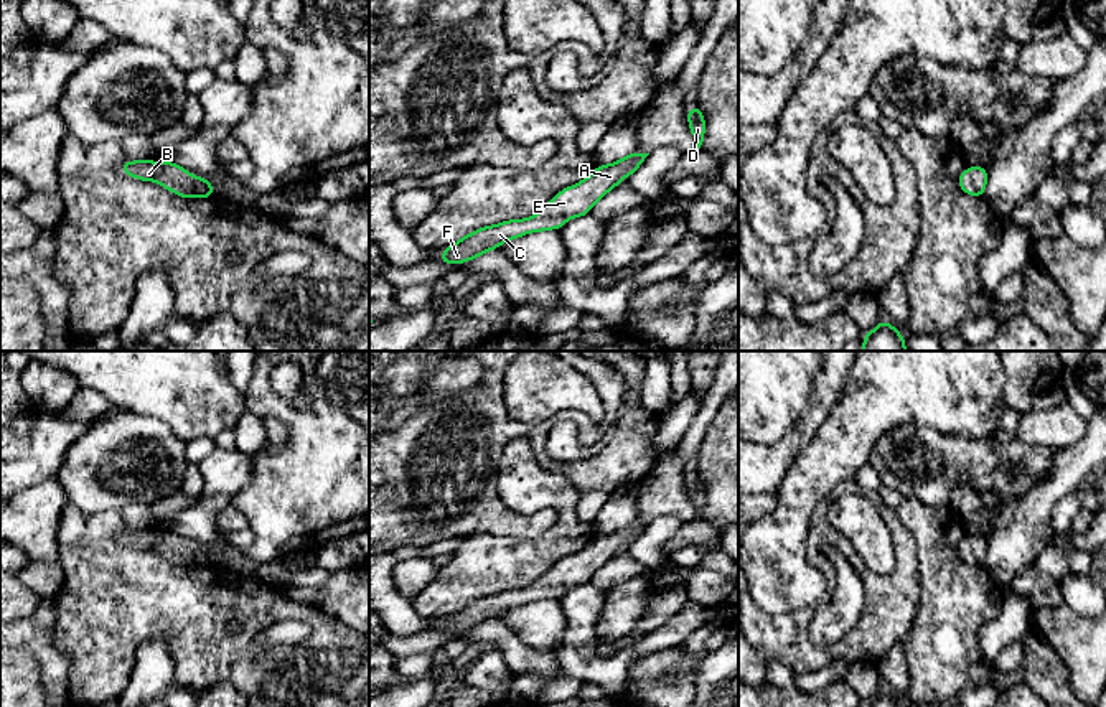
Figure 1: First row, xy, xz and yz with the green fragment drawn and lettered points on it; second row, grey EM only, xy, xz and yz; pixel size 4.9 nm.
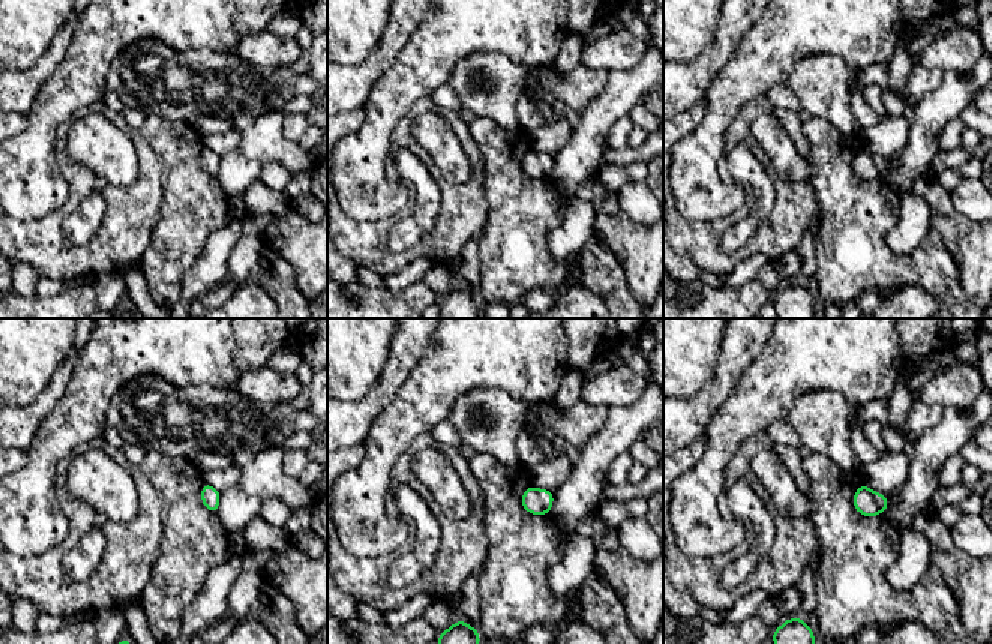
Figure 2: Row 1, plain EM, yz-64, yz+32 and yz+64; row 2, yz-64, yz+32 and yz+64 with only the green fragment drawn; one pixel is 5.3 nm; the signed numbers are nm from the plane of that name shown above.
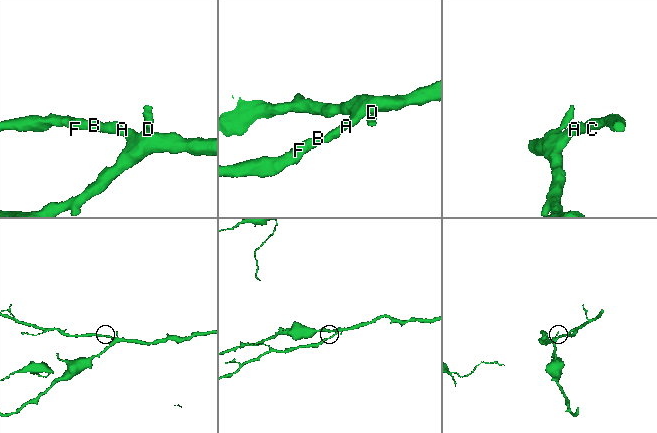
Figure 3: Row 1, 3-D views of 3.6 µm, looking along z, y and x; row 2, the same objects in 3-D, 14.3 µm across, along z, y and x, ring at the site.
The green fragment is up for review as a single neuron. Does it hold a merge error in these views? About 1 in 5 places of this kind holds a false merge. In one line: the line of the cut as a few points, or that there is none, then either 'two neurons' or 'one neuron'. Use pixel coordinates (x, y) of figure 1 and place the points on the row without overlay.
no cut; one neuron

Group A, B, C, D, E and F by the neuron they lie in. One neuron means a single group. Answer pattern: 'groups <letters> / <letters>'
groups A B C D E F

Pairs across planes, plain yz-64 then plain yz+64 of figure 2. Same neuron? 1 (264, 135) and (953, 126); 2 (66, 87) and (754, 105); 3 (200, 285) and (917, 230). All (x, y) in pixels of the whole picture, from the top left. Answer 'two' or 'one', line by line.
1: two
2: two
3: one

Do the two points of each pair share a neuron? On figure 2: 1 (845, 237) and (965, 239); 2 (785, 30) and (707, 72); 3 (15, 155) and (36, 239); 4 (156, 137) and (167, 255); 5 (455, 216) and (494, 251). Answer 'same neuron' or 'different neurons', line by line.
1: different neurons
2: different neurons
3: different neurons
4: same neuron
5: different neurons

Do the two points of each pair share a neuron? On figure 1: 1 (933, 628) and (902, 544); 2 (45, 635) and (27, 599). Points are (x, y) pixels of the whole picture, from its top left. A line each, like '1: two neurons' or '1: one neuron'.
1: two neurons
2: two neurons

